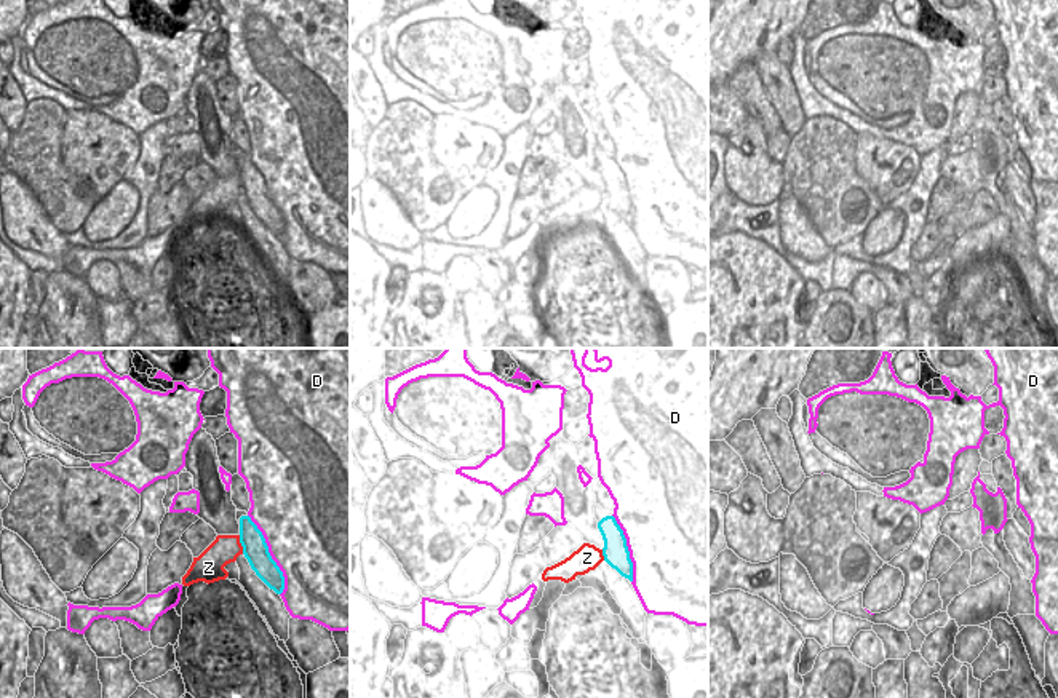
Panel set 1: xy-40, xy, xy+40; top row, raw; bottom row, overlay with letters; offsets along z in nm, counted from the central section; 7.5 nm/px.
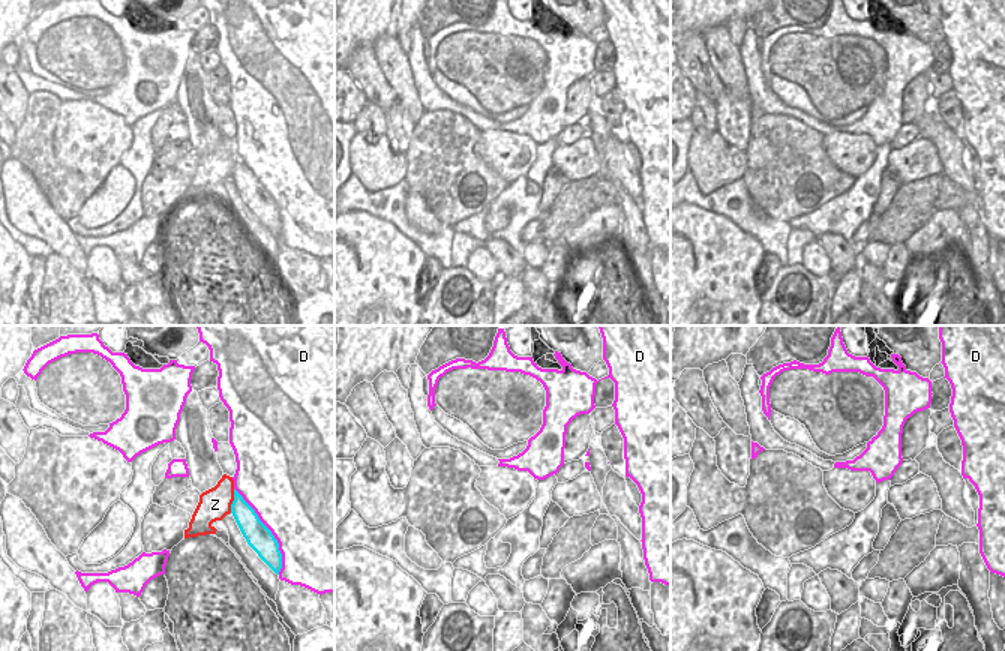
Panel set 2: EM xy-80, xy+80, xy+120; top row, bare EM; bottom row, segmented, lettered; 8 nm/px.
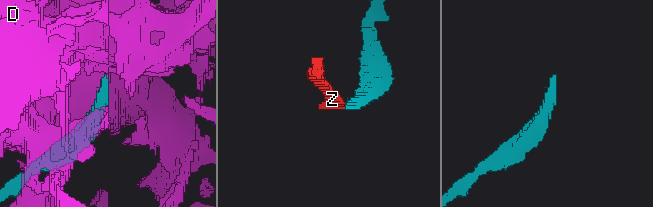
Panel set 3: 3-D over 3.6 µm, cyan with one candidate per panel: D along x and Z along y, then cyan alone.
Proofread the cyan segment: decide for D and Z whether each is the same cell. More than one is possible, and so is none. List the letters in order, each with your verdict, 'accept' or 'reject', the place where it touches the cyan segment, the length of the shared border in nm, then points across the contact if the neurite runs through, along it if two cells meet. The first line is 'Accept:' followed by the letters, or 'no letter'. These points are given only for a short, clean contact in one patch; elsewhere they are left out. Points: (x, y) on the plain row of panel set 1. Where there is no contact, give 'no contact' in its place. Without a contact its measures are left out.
Accept: no letter
D: reject; contact xy-40 (269, 197); length 650 nm
Z: reject; contact xy-40 (242, 187); length 150 nm; border xy-40 (238, 178), (243, 195)

